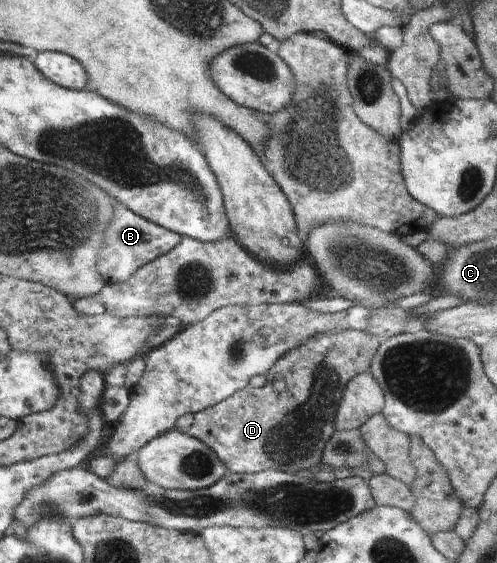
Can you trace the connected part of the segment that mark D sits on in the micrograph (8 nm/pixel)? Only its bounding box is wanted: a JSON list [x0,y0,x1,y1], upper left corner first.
[187,329,382,474]

